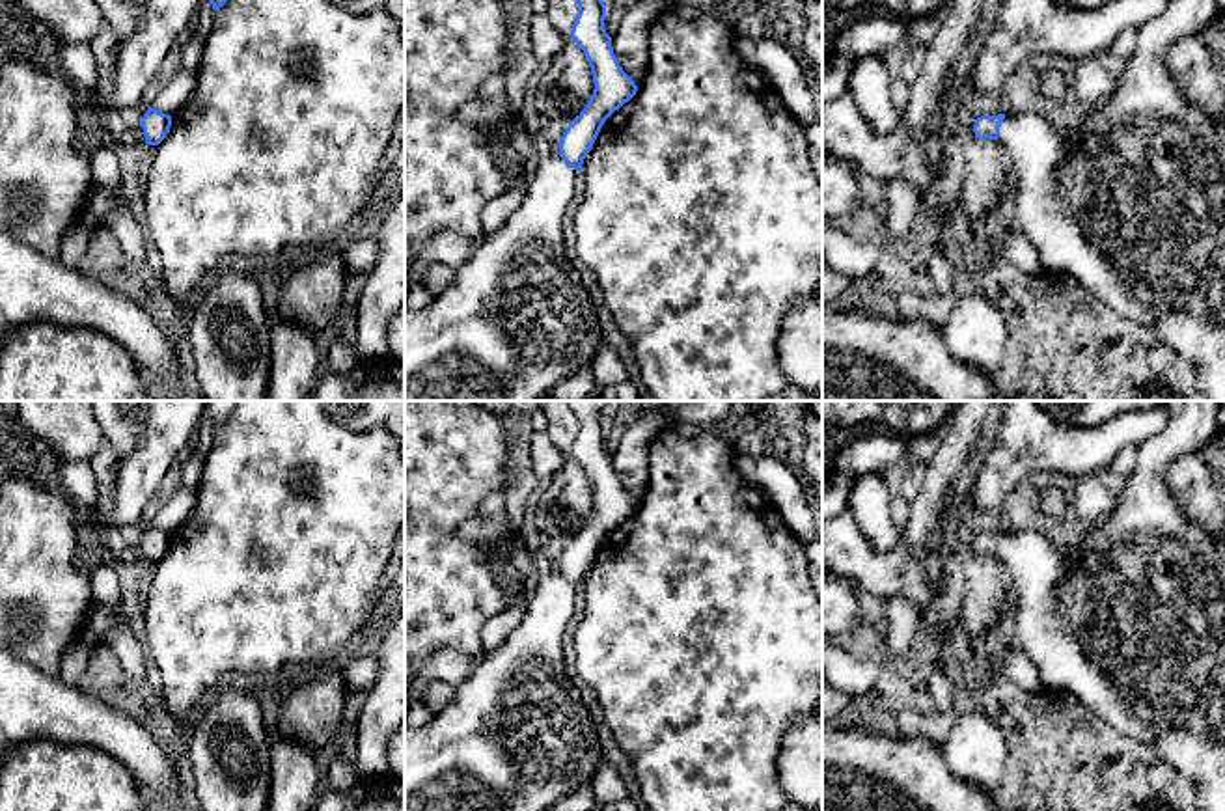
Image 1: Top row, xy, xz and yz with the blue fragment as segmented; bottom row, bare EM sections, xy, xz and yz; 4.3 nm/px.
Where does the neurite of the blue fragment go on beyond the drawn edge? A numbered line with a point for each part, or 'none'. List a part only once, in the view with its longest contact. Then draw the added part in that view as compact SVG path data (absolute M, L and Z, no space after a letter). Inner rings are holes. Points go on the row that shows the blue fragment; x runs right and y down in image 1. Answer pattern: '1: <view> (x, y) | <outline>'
1: yz (1130, 204) | M1169 0L1167 9L1137 28L1134 54L1119 71L1119 86L1111 97L1100 101L1080 125L1057 132L1040 112L1007 114L998 134L1001 149L1012 158L1012 205L1022 235L1037 248L1044 272L1067 276L1094 291L1122 319L1150 328L1156 337L1182 356L1197 373L1206 401L1225 401L1225 142L1216 119L1197 104L1186 101L1167 69L1173 45L1203 32L1218 17L1218 0Z

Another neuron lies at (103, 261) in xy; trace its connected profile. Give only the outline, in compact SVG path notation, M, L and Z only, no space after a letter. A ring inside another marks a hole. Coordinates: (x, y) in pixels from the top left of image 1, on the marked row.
M106 227L91 231L76 270L142 304L177 356L190 362L190 302L175 302L160 278L145 263L131 261Z

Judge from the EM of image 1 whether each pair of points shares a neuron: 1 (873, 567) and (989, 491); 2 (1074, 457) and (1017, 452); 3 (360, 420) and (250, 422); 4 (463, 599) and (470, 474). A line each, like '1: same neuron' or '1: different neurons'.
1: different neurons
2: same neuron
3: different neurons
4: same neuron

